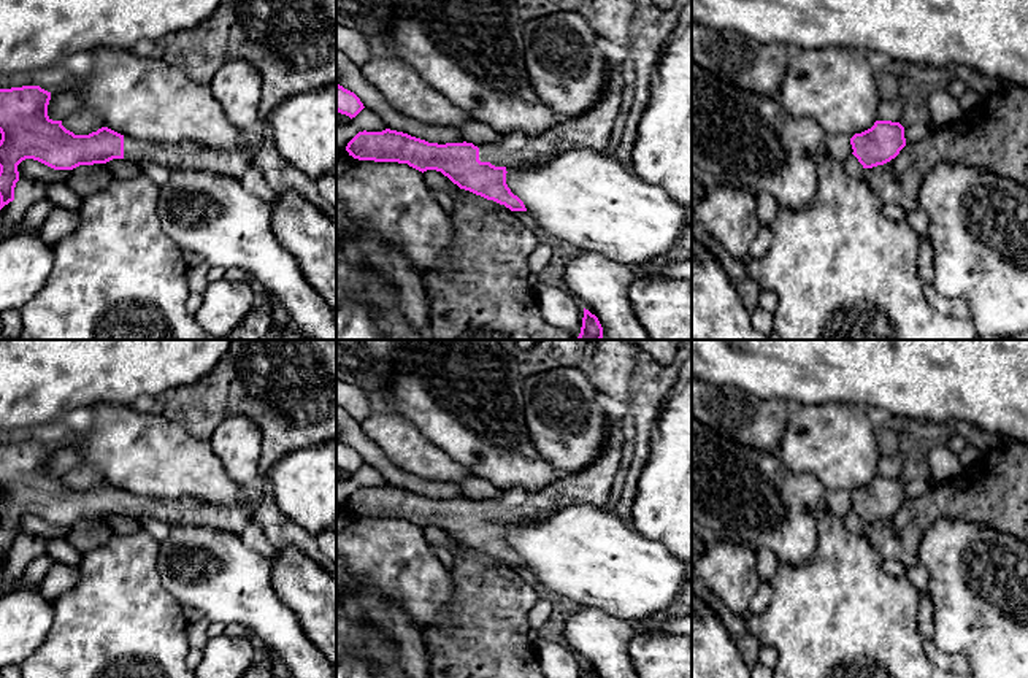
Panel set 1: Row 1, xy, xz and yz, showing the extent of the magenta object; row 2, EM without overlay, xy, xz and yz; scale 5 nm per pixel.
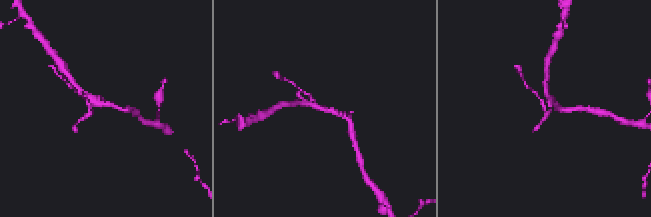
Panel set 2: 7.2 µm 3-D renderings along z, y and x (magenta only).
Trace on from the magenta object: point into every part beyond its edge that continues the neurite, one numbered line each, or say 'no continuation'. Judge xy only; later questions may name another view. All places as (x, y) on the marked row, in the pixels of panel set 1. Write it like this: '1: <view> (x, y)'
1: xy (186, 154)

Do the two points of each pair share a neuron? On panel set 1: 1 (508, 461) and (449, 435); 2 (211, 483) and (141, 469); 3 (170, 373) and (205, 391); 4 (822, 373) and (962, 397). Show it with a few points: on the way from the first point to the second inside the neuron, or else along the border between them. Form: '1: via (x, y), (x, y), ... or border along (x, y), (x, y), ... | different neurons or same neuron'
1: via (494, 448), (473, 435), (464, 435) | same neuron
2: via (194, 470), (159, 469) | same neuron
3: border along (219, 359), (202, 377), (175, 386), (161, 400) | different neurons
4: via (857, 373), (927, 373) | same neuron

